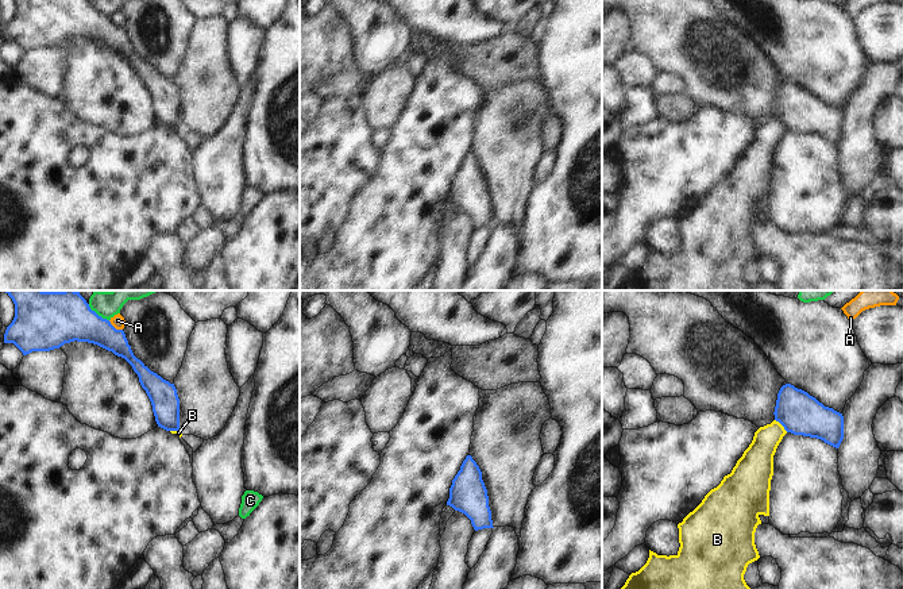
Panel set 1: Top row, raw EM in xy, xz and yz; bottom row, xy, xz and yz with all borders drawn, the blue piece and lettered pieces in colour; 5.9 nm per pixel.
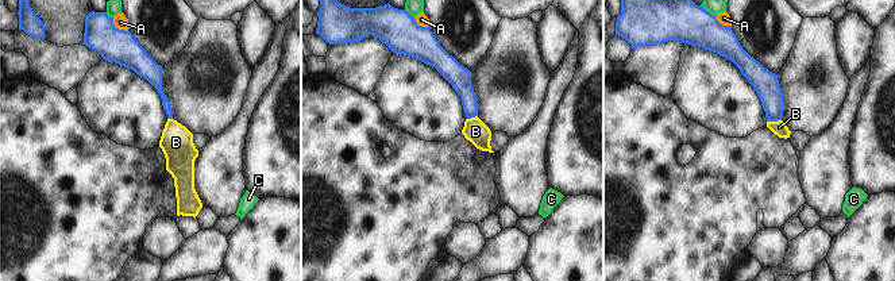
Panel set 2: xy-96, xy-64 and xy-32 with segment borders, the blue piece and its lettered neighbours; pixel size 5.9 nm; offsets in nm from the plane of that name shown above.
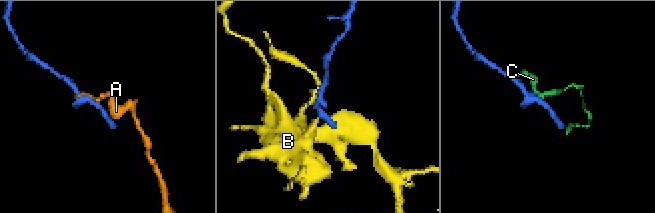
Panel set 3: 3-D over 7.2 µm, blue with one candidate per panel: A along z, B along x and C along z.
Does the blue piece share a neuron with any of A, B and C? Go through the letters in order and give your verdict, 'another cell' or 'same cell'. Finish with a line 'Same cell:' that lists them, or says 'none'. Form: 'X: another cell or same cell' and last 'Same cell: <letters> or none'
A: another cell
B: another cell
C: another cell
Same cell: none

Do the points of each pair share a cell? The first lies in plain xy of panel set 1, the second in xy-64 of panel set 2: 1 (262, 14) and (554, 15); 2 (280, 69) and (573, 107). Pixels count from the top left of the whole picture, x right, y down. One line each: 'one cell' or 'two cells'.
1: two cells
2: one cell

